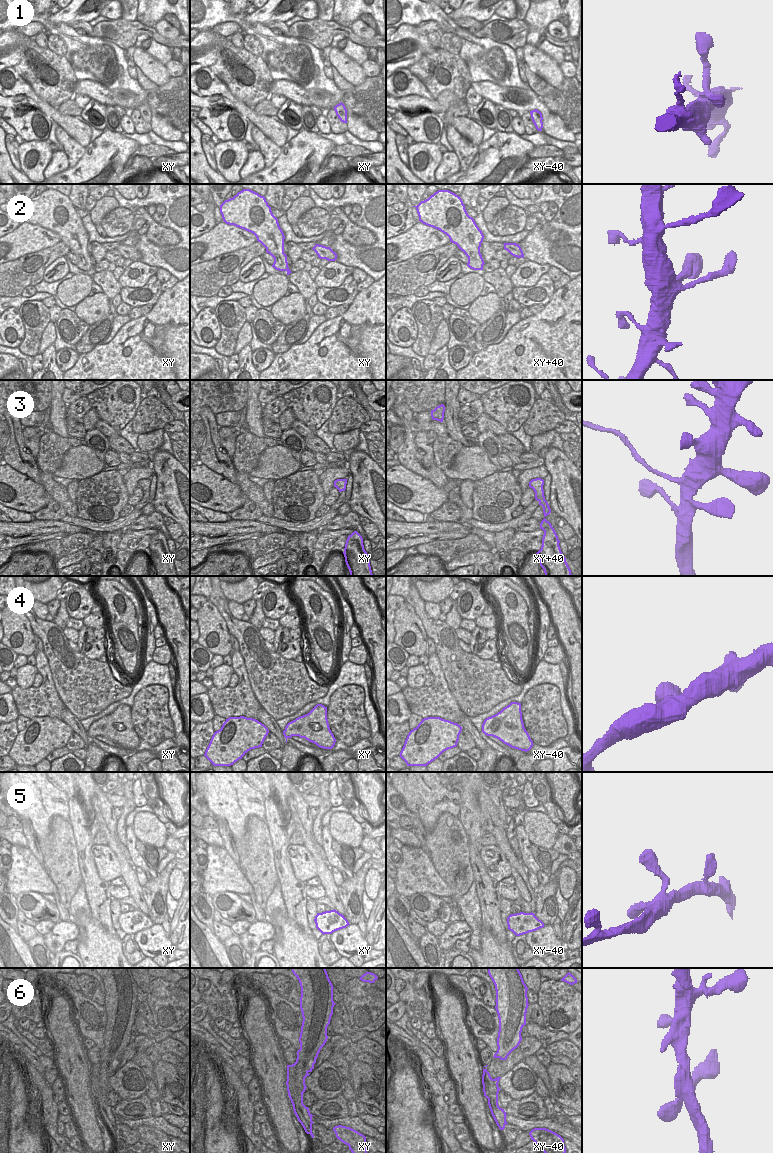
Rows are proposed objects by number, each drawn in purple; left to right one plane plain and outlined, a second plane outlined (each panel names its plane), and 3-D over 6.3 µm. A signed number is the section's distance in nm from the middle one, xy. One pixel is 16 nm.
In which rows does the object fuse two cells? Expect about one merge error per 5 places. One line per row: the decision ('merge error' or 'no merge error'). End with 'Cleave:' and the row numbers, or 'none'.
1: no merge error
2: no merge error
3: merge error
4: no merge error
5: no merge error
6: merge error
Cleave: 3, 6

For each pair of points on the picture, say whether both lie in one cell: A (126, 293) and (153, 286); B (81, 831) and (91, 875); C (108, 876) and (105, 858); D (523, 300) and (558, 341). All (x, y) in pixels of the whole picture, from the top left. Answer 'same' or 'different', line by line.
A: same
B: same
C: same
D: different

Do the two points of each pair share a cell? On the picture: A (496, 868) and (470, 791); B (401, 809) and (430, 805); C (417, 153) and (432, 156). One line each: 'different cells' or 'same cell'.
A: different cells
B: different cells
C: same cell

